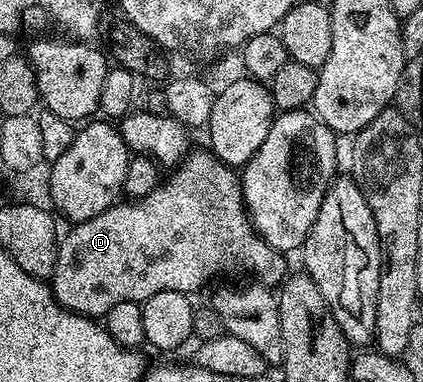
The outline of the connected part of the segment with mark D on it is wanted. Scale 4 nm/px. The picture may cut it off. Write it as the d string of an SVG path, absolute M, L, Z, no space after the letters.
M192 149L184 157L183 161L168 173L171 174L168 178L166 175L160 181L159 186L153 188L153 192L149 192L149 196L134 200L120 200L105 212L101 212L84 222L74 223L70 227L71 231L68 234L66 231L60 237L59 251L57 252L57 268L53 268L53 276L49 280L49 285L51 291L55 293L55 299L66 310L71 311L72 314L85 314L88 318L99 320L107 315L109 308L113 308L117 304L125 304L126 302L138 302L142 304L145 300L149 300L149 296L157 296L157 292L181 292L182 294L191 296L194 295L194 290L201 289L210 278L215 278L218 274L223 274L226 270L233 269L234 266L239 270L252 270L259 277L256 279L262 280L264 283L282 283L285 275L288 273L287 262L283 259L286 257L280 251L273 249L260 234L255 232L255 227L251 224L251 215L248 214L247 208L243 204L243 188L240 175L232 167L226 166L218 156L212 154L210 149L194 150Z

